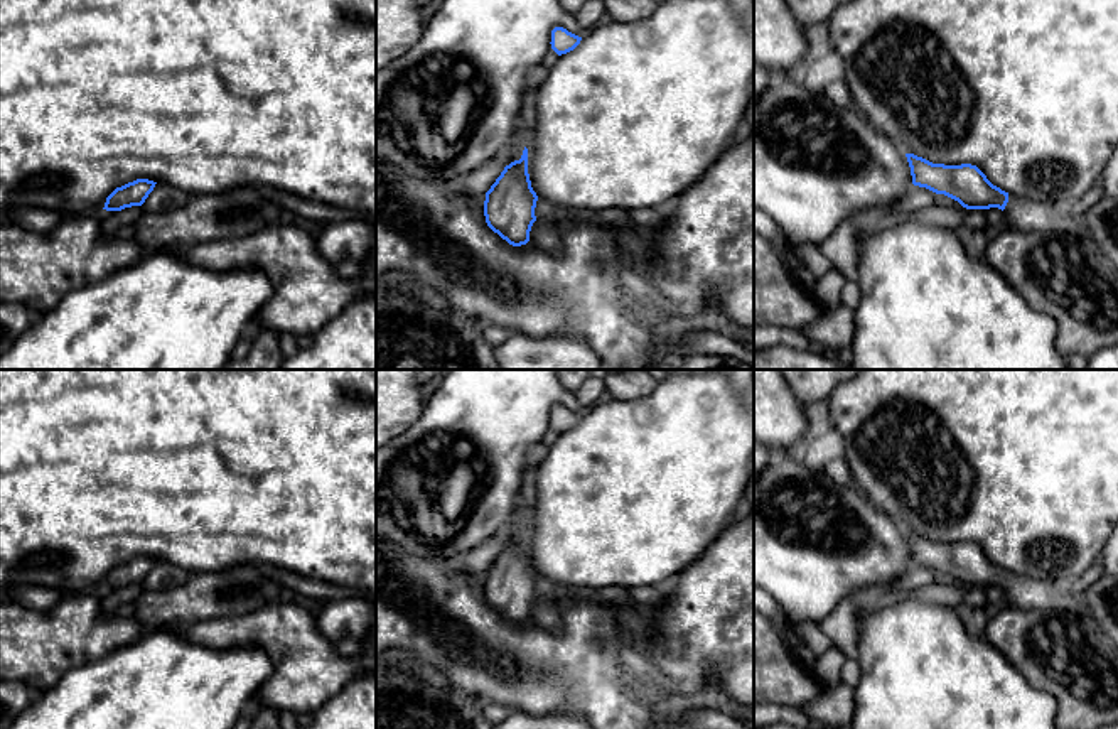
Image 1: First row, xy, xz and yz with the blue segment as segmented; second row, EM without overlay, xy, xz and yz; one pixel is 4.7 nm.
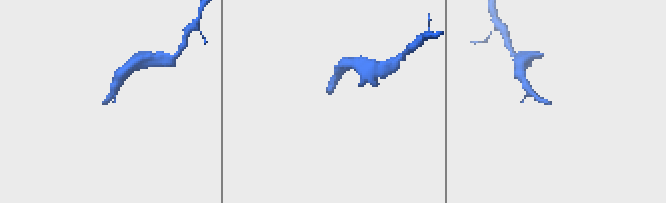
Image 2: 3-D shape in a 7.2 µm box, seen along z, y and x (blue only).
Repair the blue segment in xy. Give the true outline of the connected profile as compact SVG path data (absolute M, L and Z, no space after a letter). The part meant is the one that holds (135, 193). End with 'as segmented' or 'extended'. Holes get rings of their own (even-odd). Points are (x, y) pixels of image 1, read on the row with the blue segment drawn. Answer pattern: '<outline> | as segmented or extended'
M137 179L121 187L116 187L105 202L106 211L121 211L132 206L142 206L157 182L148 179Z | as segmented

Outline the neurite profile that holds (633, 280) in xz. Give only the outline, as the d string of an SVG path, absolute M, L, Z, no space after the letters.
M626 267L619 272L617 280L621 287L636 300L659 310L671 309L668 299L648 282L648 275L642 270Z

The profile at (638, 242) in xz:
M634 223L602 224L617 240L621 250L637 262L644 262L654 255L658 236L656 231Z

